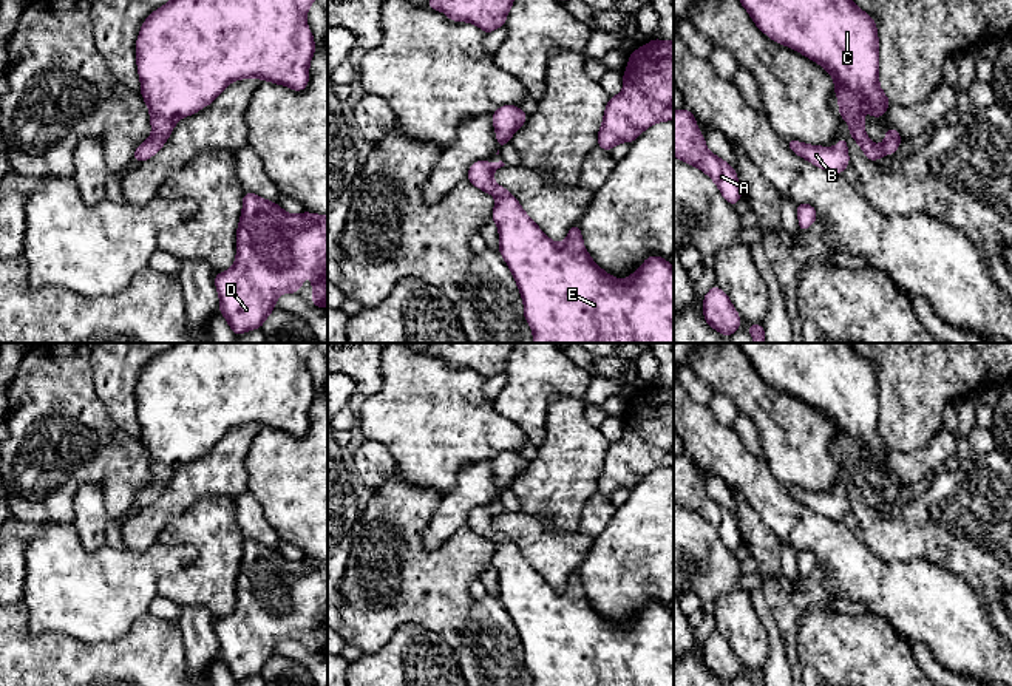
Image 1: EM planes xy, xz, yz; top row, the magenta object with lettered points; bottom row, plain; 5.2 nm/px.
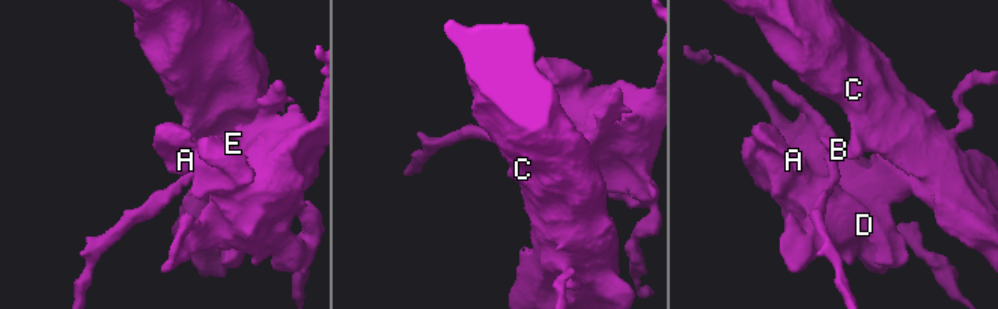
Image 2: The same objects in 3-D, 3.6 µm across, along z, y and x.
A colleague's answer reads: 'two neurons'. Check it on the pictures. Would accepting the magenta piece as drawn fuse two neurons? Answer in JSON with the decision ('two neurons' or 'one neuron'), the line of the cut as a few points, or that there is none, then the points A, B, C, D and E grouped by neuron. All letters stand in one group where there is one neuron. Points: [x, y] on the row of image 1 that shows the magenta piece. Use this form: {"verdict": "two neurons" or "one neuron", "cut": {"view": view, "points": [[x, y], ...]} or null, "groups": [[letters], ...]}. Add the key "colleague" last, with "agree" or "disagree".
{"verdict": "one neuron", "cut": null, "groups": [["A", "B", "C", "D", "E"]], "colleague": "disagree"}

